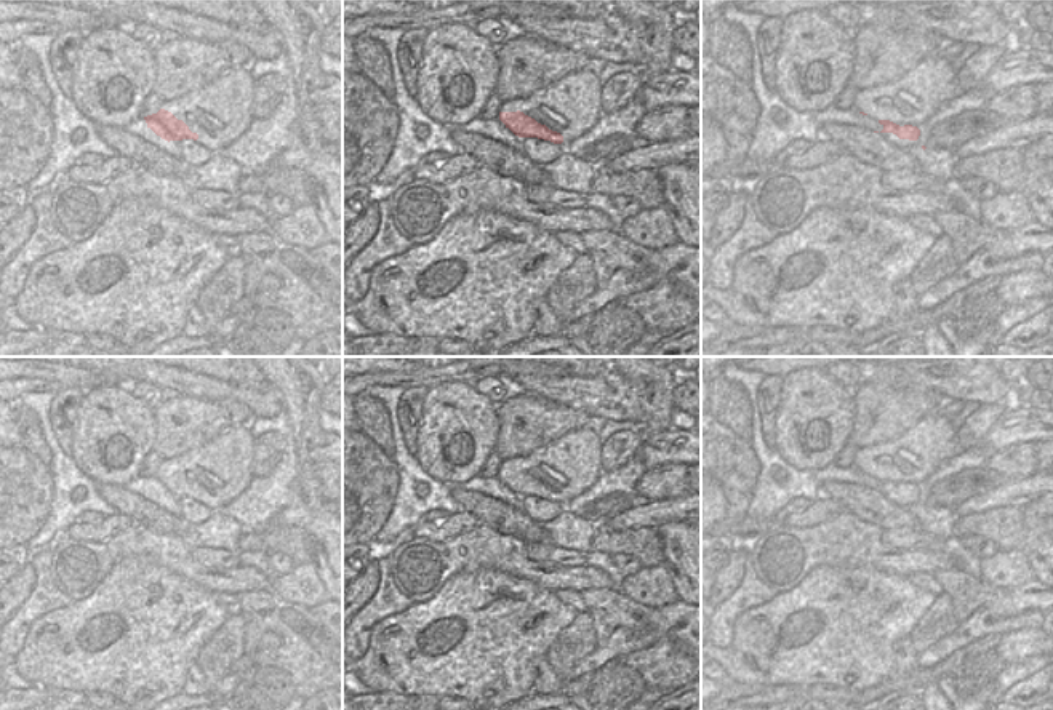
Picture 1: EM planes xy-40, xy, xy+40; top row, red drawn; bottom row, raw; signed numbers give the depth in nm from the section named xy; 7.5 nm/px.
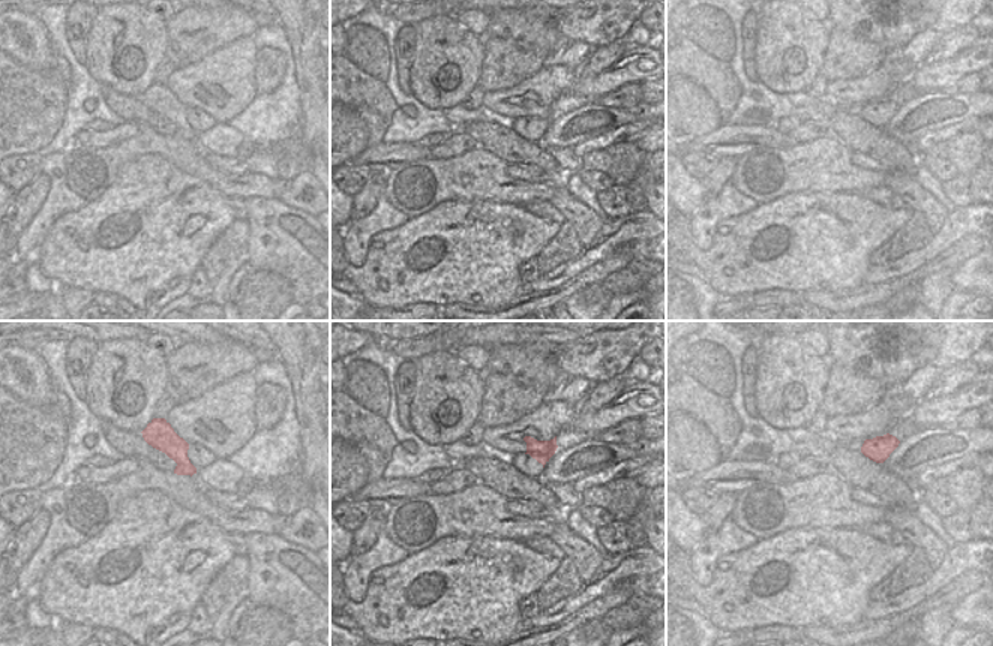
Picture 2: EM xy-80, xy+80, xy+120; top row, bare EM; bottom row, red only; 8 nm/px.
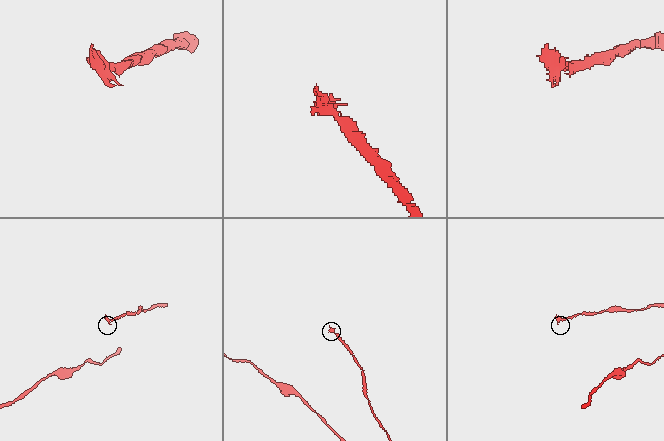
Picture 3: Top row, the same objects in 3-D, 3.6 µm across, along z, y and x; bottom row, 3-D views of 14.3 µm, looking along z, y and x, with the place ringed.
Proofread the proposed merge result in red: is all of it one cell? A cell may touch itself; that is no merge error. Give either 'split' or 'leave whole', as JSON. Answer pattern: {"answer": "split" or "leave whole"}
{"answer": "leave whole"}

